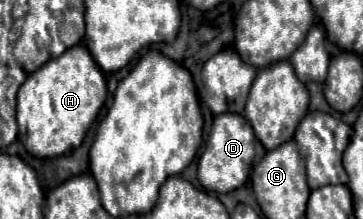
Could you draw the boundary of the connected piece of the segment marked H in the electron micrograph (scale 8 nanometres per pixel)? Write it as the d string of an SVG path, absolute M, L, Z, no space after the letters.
M84 46L68 48L60 58L52 58L40 70L28 74L17 94L16 120L20 140L38 158L72 154L84 140L88 128L98 118L106 100L106 80Z

